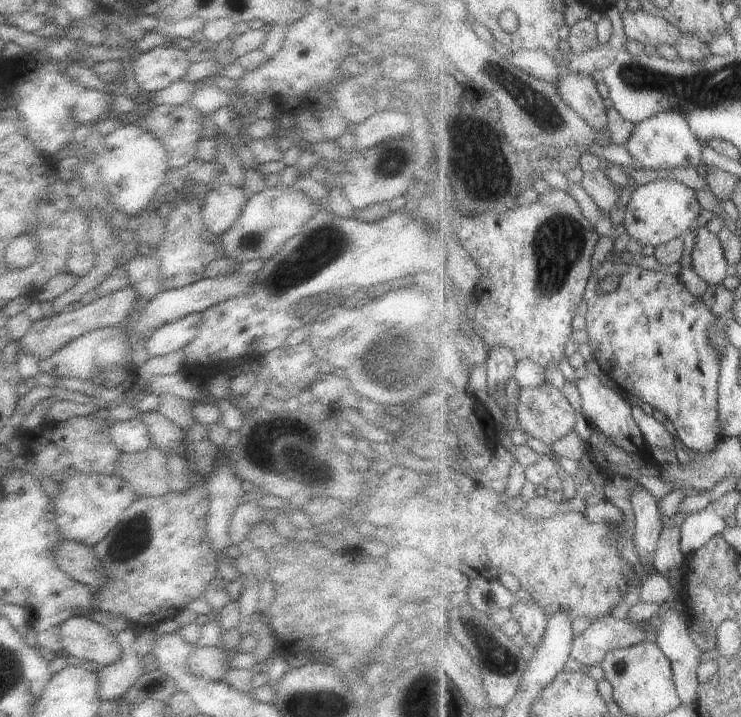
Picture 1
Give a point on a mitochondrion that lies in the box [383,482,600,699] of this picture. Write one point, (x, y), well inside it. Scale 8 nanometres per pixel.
(497, 659)

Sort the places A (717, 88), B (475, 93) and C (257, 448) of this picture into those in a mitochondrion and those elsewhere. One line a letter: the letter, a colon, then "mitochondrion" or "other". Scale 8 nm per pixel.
A: mitochondrion
B: other
C: other

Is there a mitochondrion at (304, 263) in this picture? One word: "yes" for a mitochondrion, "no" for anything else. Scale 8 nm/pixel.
yes

